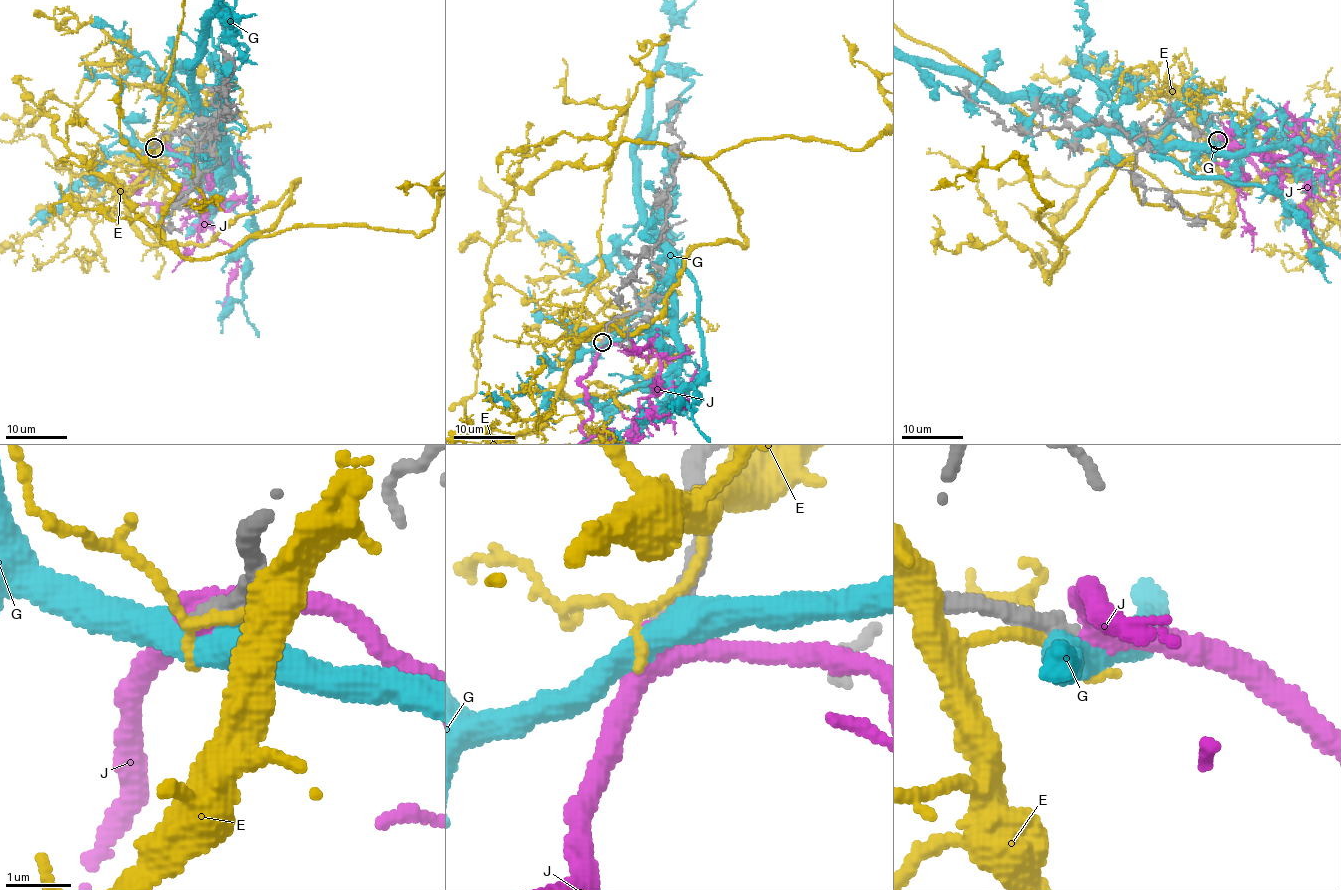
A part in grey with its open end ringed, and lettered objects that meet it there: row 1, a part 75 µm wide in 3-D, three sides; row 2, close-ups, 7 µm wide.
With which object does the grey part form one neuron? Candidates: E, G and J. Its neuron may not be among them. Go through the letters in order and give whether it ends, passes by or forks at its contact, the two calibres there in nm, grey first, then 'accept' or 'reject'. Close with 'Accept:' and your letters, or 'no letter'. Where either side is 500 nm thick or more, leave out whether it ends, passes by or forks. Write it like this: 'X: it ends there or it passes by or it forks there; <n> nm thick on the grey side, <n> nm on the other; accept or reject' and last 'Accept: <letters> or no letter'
E: it forks there; 380 nm thick on the grey side, 120 nm on the other; reject
G: it passes by; 360 nm thick on the grey side, 460 nm on the other; reject
J: it passes by; 320 nm thick on the grey side, 400 nm on the other; accept
Accept: J

